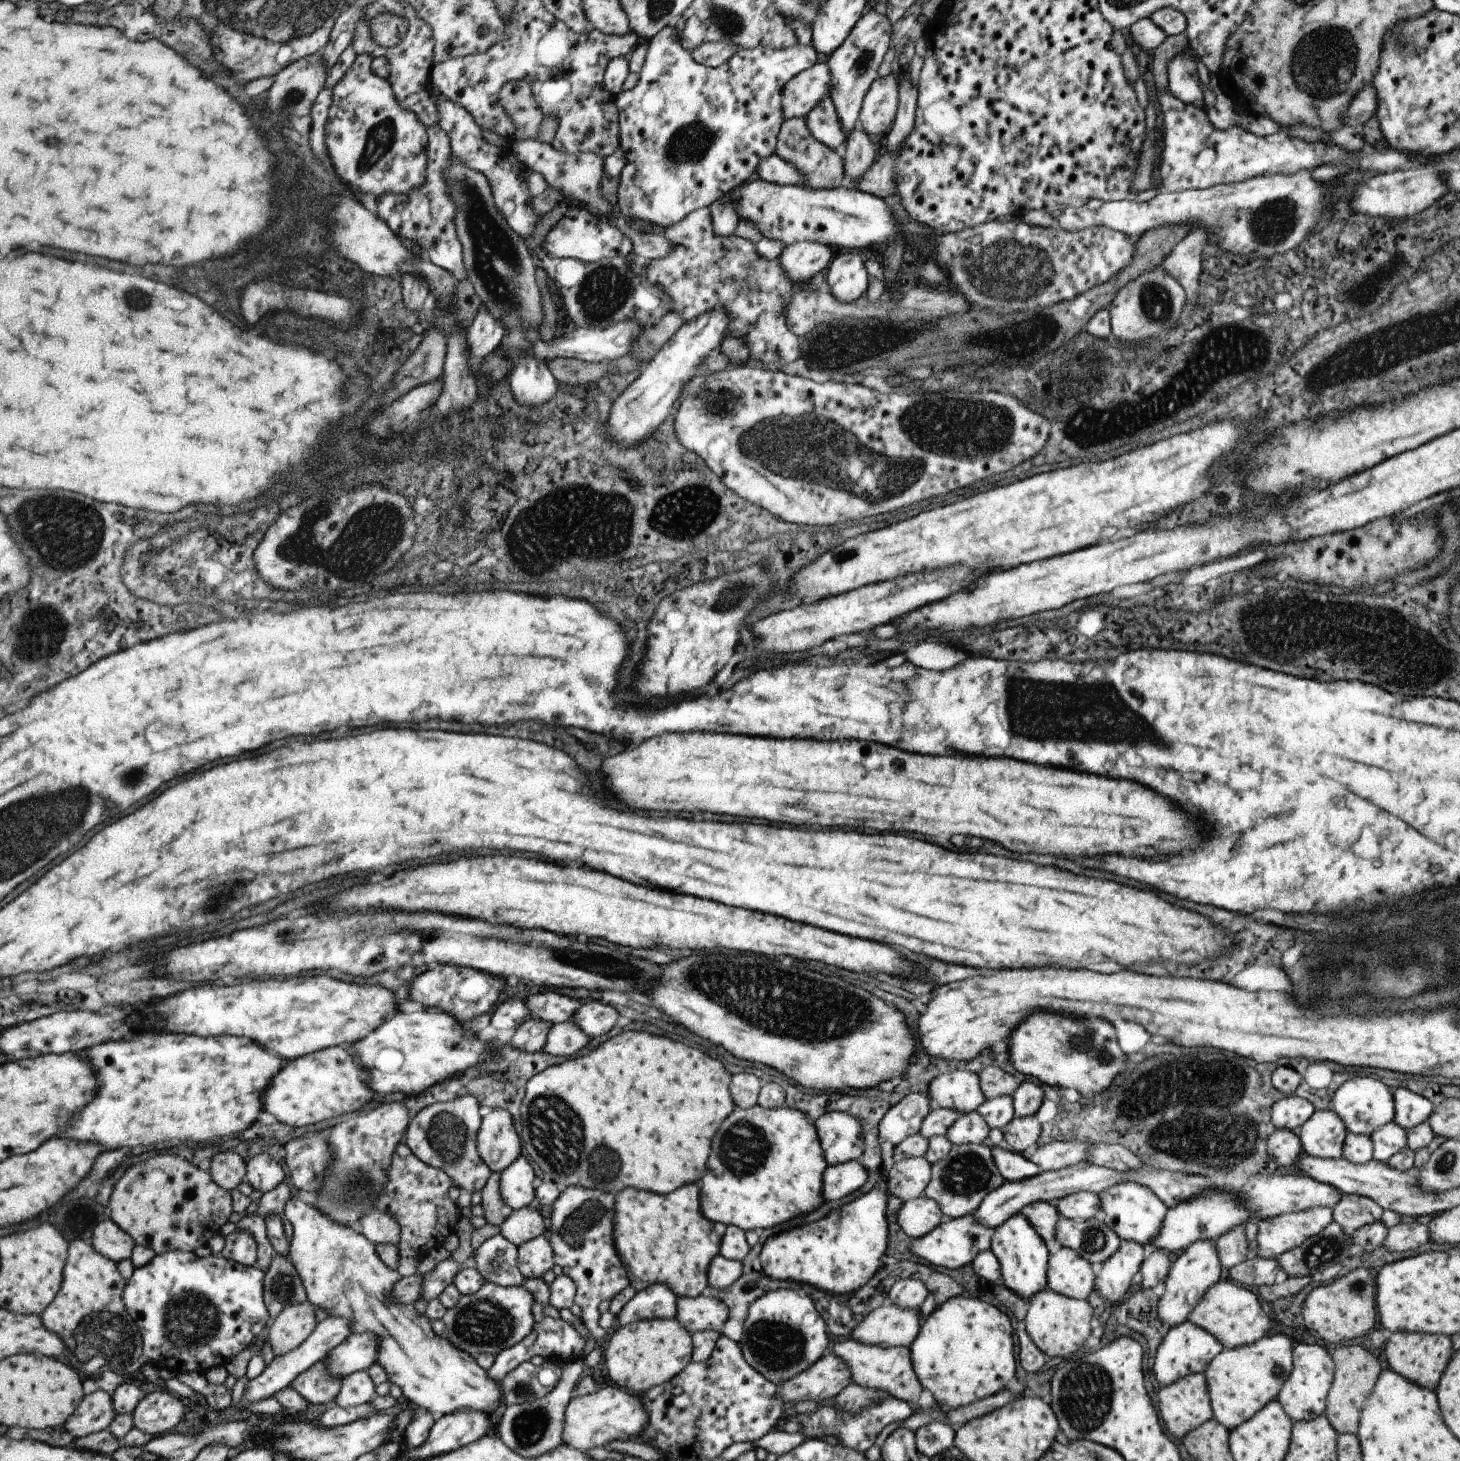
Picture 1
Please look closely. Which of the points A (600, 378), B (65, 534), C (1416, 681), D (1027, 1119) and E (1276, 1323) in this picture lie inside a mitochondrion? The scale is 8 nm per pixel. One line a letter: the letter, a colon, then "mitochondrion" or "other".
A: other
B: mitochondrion
C: mitochondrion
D: other
E: other

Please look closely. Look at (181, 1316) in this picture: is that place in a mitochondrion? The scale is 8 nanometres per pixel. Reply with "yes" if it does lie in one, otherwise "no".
yes

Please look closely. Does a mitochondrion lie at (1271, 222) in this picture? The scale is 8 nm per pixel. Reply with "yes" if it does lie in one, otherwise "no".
yes

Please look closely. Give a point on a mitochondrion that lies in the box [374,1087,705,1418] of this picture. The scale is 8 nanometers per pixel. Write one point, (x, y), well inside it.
(550, 1118)

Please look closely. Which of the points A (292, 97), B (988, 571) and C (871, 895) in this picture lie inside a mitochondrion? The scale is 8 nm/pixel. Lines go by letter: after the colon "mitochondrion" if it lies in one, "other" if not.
A: mitochondrion
B: other
C: mitochondrion

